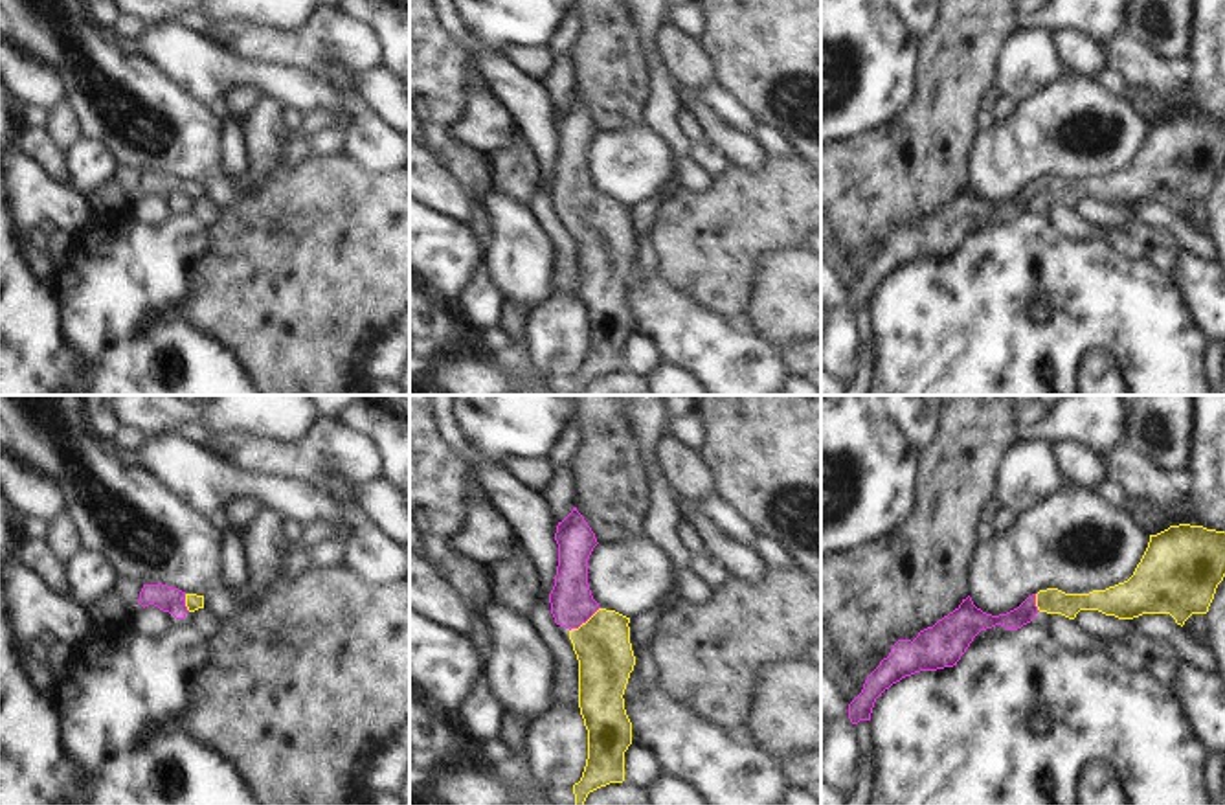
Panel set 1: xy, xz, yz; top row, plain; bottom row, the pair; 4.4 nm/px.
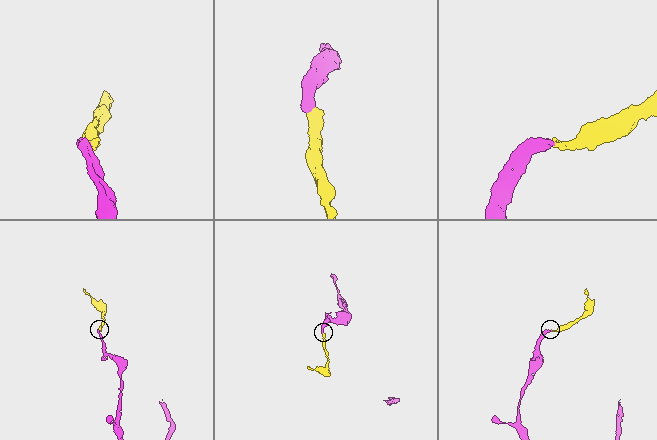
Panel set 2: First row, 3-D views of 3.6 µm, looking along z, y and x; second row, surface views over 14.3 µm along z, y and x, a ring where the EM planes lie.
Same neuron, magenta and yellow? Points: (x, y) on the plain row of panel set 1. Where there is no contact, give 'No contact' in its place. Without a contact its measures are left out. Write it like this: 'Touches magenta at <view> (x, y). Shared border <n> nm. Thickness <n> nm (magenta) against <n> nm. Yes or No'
Touches magenta at xz (586, 208). Shared border 160 nm. Thickness 190 nm (magenta) against 240 nm. Yes

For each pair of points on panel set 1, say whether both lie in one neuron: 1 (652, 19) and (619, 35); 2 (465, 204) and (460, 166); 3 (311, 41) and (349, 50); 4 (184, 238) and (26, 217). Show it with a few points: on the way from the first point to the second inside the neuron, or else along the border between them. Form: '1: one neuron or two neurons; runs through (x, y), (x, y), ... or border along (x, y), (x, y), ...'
1: two neurons; border along (629, 19), (638, 34), (638, 43), (647, 52)
2: two neurons; border along (434, 158), (471, 195), (480, 199)
3: one neuron; runs through (320, 37), (340, 41)
4: two neurons; border along (96, 215), (72, 236)

